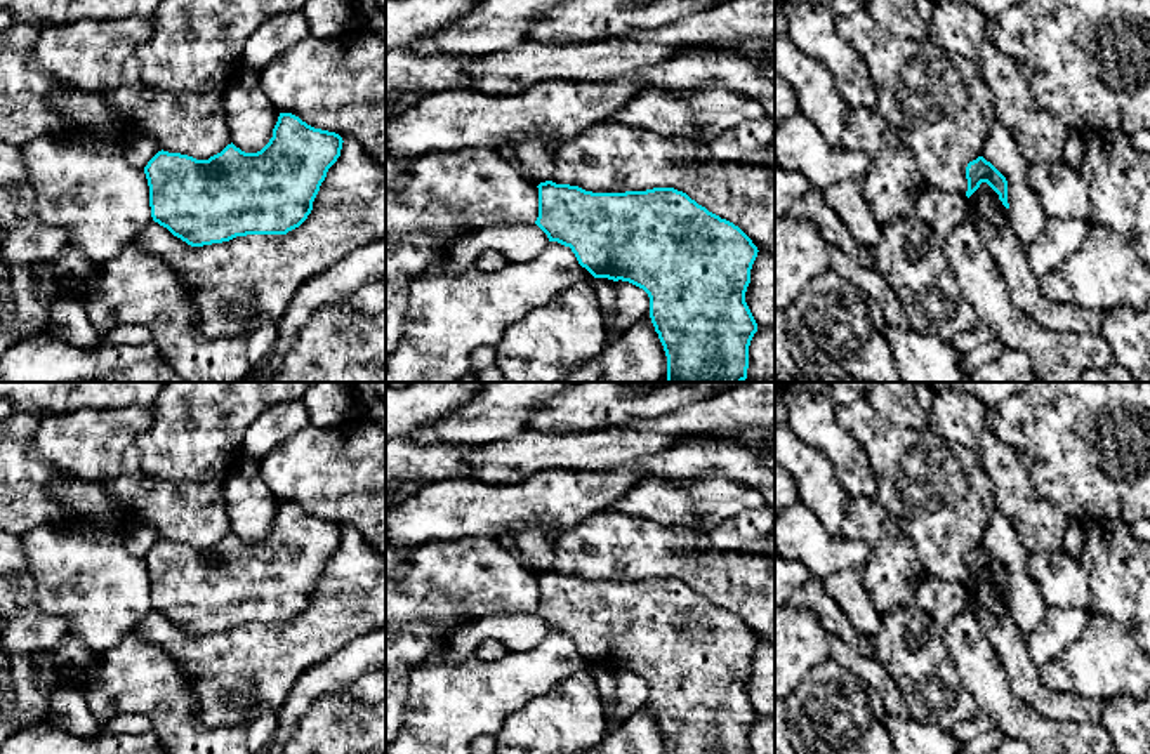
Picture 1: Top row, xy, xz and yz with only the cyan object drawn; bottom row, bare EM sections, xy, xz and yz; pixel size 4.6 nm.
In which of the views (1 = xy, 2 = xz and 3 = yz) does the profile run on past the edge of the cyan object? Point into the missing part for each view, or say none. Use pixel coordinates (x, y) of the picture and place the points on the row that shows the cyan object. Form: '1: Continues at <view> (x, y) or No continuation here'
1: No continuation here
2: No continuation here
3: No continuation here

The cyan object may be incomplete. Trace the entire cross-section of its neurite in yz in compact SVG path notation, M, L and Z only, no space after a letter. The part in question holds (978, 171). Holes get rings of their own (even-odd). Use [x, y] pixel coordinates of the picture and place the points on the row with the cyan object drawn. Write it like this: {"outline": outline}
{"outline": "M978 156L976 160L968 163L966 179L968 179L968 191L966 191L968 198L980 188L981 182L987 182L999 195L999 200L1002 202L1002 205L1006 208L1009 208L1009 203L1008 203L1008 181L983 156Z"}

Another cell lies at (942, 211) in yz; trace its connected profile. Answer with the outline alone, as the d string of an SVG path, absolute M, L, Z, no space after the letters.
M928 186L910 217L882 224L882 235L870 248L874 269L882 274L900 299L910 328L950 341L978 327L945 257L945 236L968 215L968 196Z

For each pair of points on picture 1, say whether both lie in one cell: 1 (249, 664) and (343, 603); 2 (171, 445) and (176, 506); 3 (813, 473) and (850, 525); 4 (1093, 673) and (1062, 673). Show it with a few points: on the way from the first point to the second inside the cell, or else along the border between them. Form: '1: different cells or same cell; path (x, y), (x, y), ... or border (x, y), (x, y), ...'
1: same cell; path (271, 657), (299, 645), (320, 626)
2: different cells; border (139, 459), (139, 469), (157, 480), (216, 482)
3: different cells; border (850, 496), (839, 535)
4: same cell; path (1086, 673), (1069, 673)

